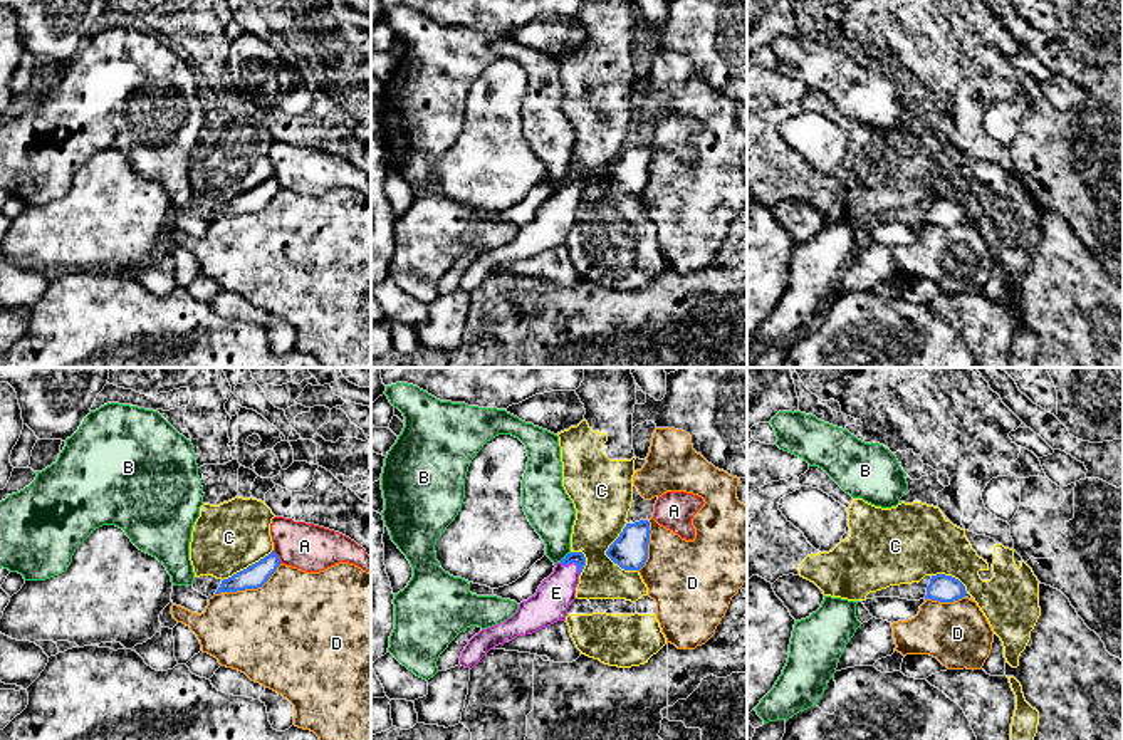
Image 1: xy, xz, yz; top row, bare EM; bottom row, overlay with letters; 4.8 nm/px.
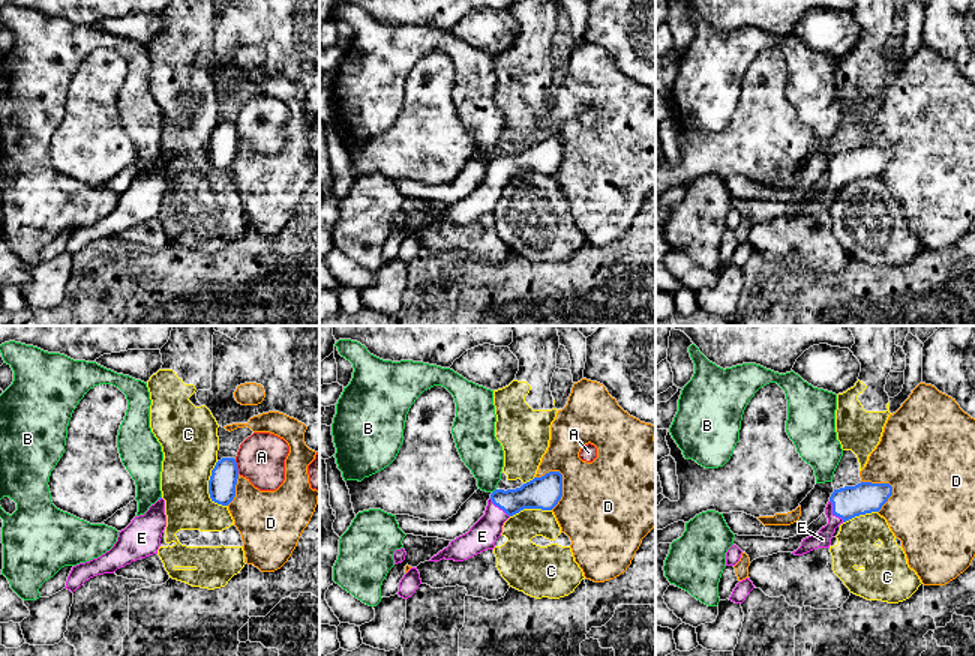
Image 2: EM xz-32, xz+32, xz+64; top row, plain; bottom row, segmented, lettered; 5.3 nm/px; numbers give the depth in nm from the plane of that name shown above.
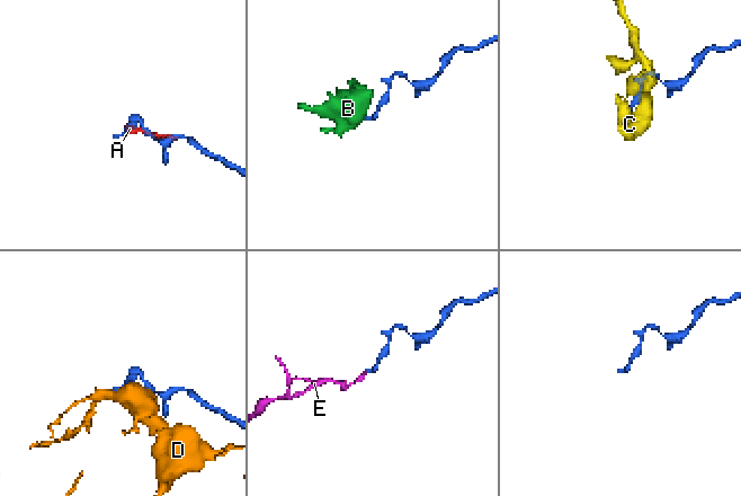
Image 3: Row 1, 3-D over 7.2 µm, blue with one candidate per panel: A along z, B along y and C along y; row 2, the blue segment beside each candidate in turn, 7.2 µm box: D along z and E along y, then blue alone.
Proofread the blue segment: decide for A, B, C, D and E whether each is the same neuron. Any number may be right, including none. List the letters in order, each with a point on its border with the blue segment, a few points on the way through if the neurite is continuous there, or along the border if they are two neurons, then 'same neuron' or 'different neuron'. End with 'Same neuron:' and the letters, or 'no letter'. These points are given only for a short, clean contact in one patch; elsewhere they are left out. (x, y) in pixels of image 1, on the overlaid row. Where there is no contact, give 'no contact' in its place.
A: xy (277, 557) | along xy (272, 551), (281, 562) | different neuron
B: xz (566, 556) | along xz (571, 552), (559, 561) | different neuron
C: xz (606, 554) | different neuron
D: xy (249, 588) | different neuron
E: xz (573, 561) | across xz (578, 557), (573, 561), (556, 593) | same neuron
Same neuron: E

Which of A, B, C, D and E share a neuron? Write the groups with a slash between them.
A / B / C / D / E

